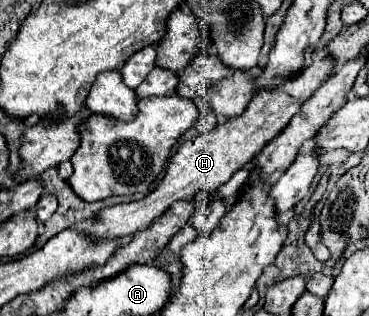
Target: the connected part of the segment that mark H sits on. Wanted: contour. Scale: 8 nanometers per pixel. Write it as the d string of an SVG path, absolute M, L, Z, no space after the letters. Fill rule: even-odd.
M320 51L314 55L314 61L304 67L304 71L298 71L292 79L286 79L284 85L276 89L264 89L258 91L244 113L226 119L226 123L218 125L214 131L208 135L198 135L194 139L188 139L176 155L170 159L168 171L162 179L162 183L144 199L132 201L132 203L120 203L114 207L108 207L100 211L98 223L90 229L86 229L88 235L92 237L104 237L104 239L116 239L116 237L126 237L142 227L146 227L152 219L160 217L162 213L172 207L176 201L186 201L192 199L198 191L210 191L214 193L220 185L224 185L234 171L242 167L252 167L256 155L274 139L282 133L282 129L290 123L290 119L300 111L302 103L312 97L312 93L332 75L336 61L330 53Z

